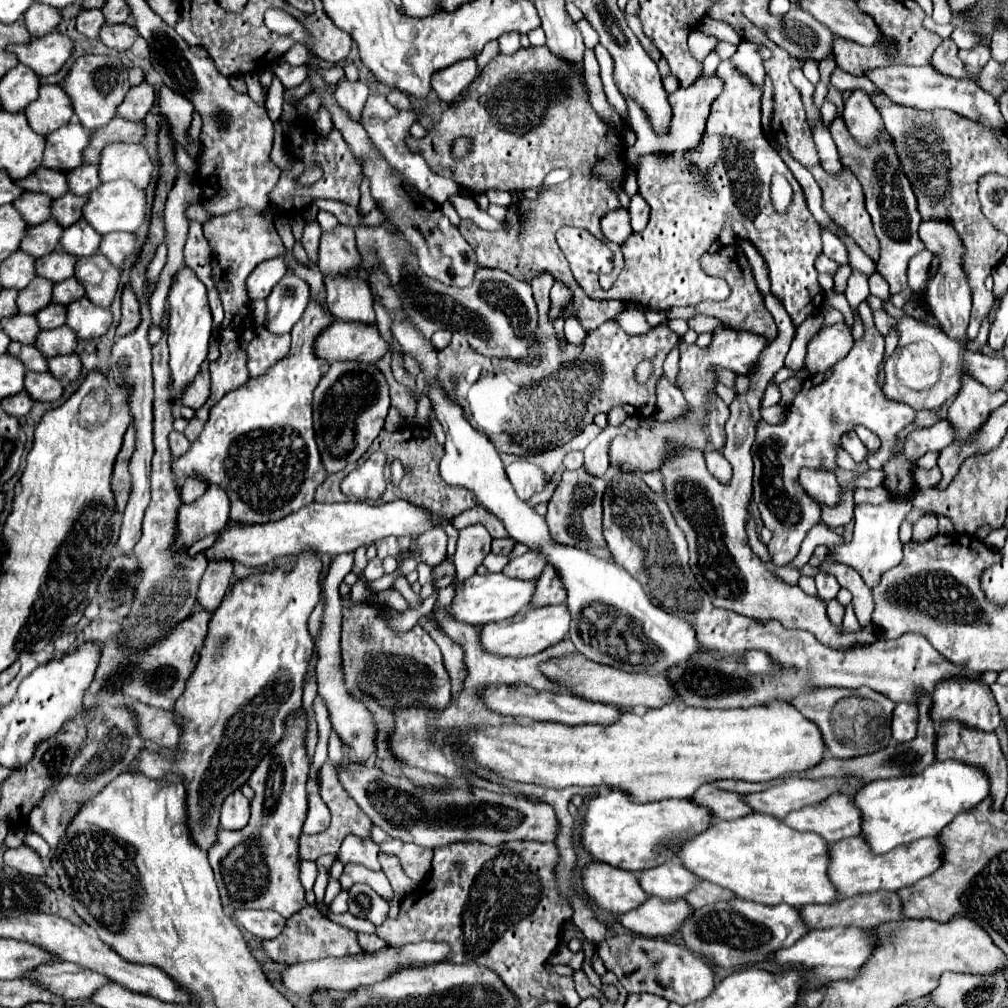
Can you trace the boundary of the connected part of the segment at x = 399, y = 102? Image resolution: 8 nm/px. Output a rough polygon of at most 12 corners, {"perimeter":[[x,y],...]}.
{"perimeter":[[392,89],[388,101],[399,109],[413,109],[407,95]]}

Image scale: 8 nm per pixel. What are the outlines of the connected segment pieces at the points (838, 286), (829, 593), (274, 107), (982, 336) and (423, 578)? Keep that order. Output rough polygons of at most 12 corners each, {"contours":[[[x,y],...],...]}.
{"contours":[[[846,264],[839,267],[834,276],[834,289],[844,294],[852,268]],[[818,573],[816,589],[824,601],[834,599],[840,585],[832,575]],[[274,75],[268,89],[266,111],[272,121],[280,119],[284,85]],[[988,317],[982,321],[978,337],[970,343],[972,351],[978,349],[987,342],[990,323]],[[418,563],[420,597],[434,593],[434,567]]]}

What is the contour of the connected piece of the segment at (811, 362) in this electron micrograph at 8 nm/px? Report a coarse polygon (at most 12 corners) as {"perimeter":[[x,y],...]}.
{"perimeter":[[844,323],[808,343],[806,369],[824,373],[854,344]]}

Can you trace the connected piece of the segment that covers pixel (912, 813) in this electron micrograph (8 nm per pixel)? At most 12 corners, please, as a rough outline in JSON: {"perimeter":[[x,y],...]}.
{"perimeter":[[962,761],[870,781],[854,797],[880,855],[938,835],[982,803]]}

